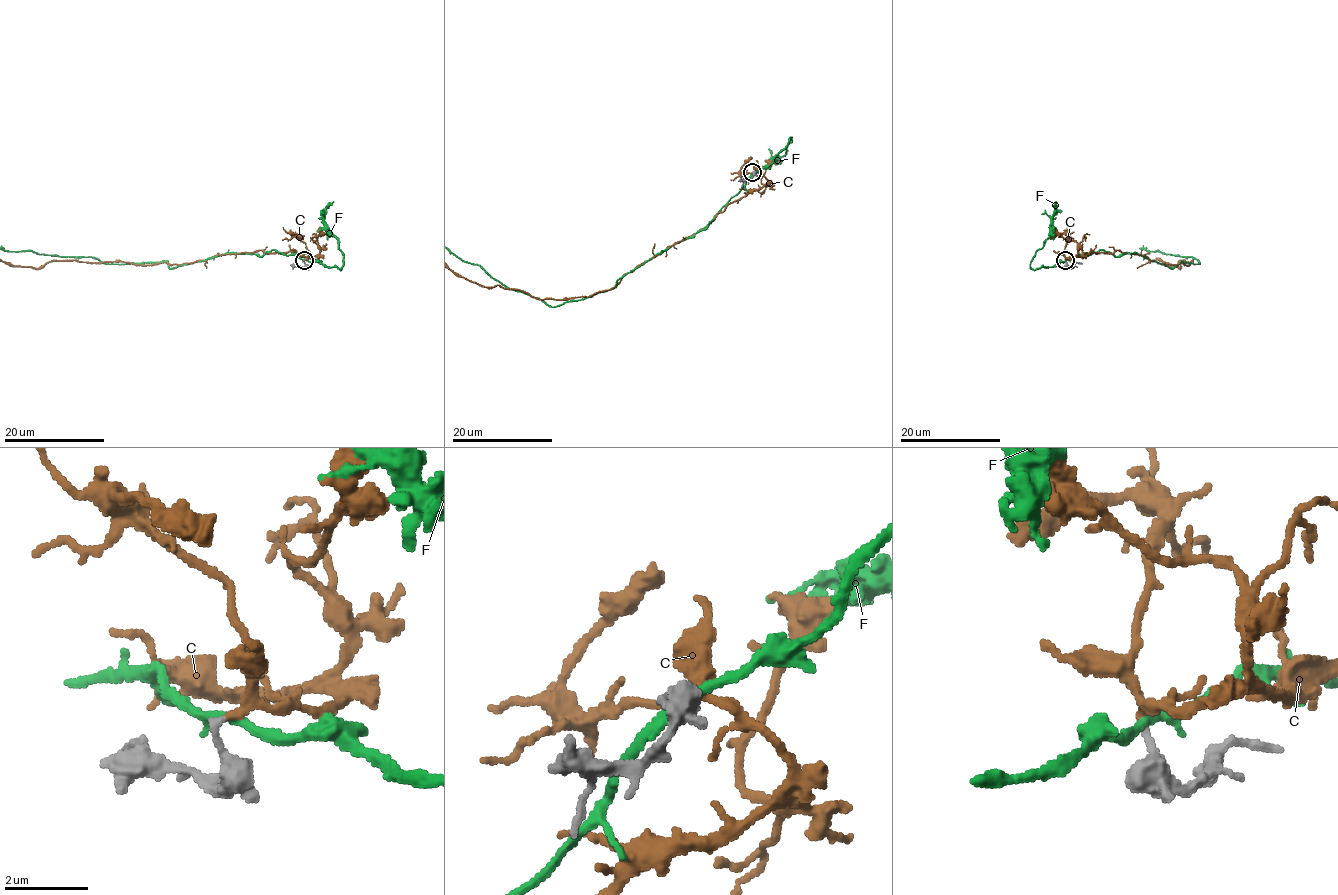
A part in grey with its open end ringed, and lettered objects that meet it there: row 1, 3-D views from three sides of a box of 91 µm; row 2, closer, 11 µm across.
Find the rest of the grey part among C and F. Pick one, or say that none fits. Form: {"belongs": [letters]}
{"belongs": ["C"]}

